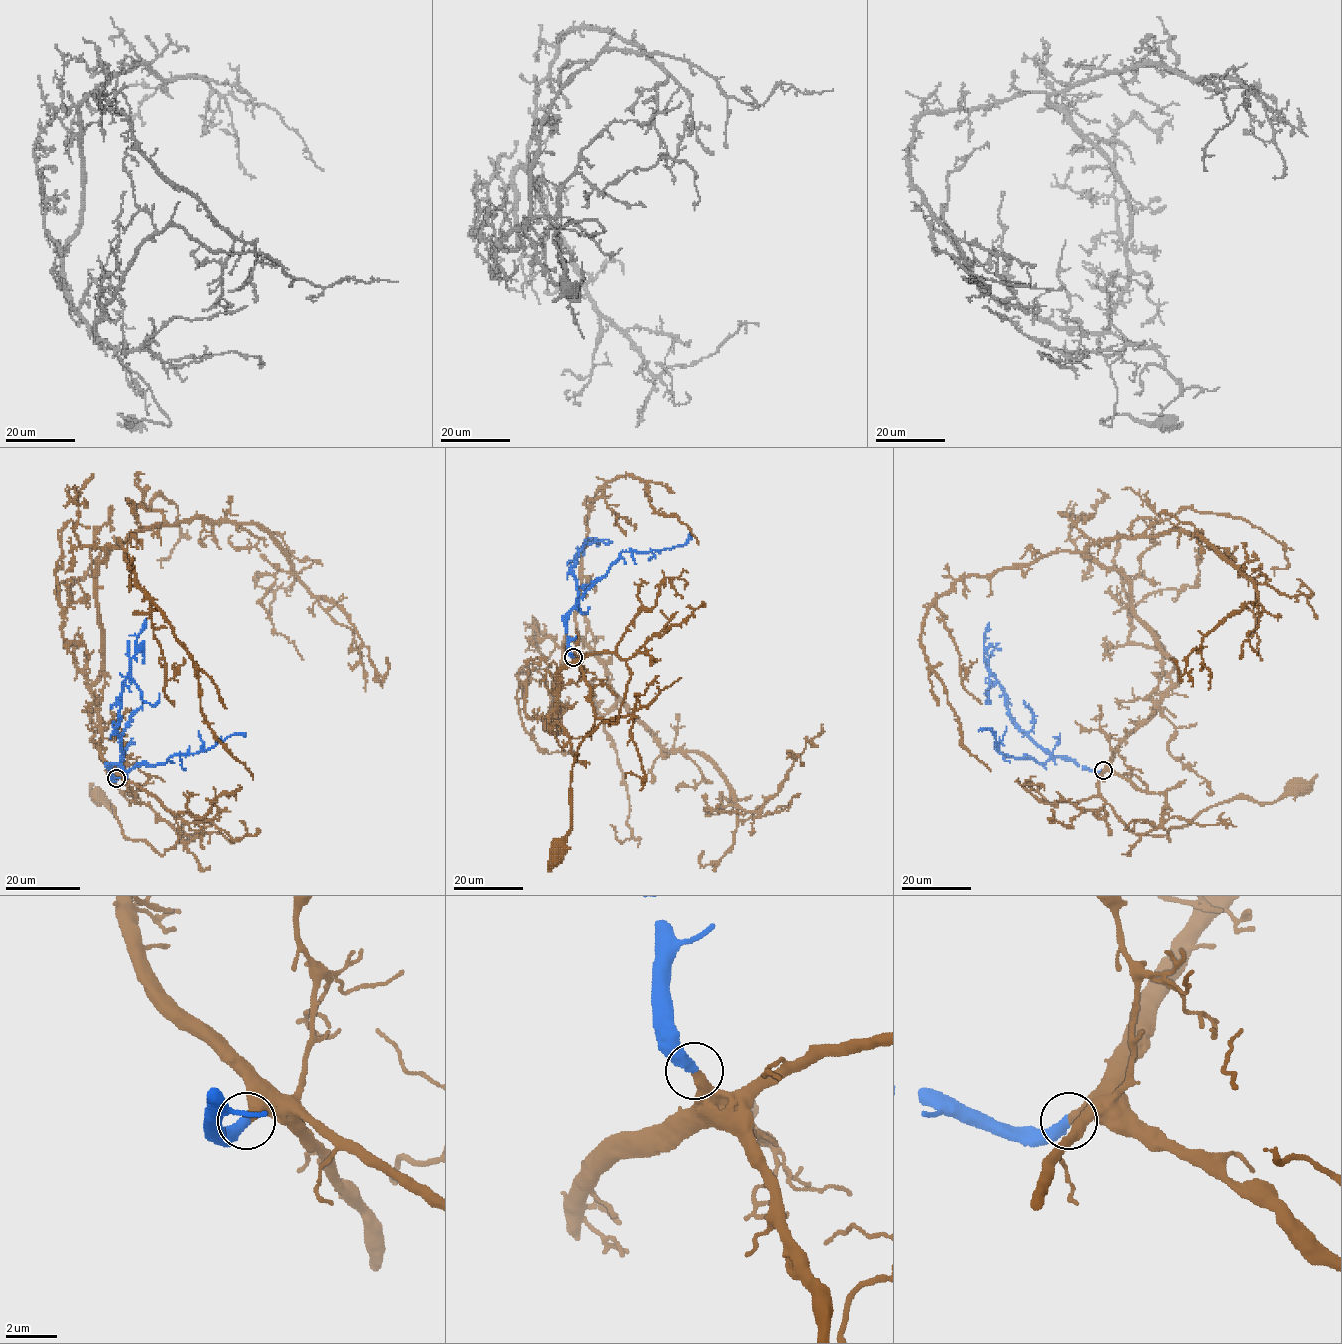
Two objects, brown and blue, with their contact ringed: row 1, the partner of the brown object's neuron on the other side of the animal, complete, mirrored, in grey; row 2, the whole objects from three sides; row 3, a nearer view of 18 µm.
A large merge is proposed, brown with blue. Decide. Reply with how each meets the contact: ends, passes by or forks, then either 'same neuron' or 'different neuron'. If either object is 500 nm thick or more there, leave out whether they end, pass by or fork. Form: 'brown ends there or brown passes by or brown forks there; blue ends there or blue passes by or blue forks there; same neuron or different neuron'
brown ends there; blue ends there; same neuron

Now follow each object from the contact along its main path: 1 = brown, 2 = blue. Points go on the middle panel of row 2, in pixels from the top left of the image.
1: (572, 656), (615, 653), (630, 679), (616, 723), (601, 722), (579, 745), (572, 828), (558, 853)
2: (572, 656), (566, 625), (568, 612), (578, 597), (572, 568), (588, 538), (599, 542)

